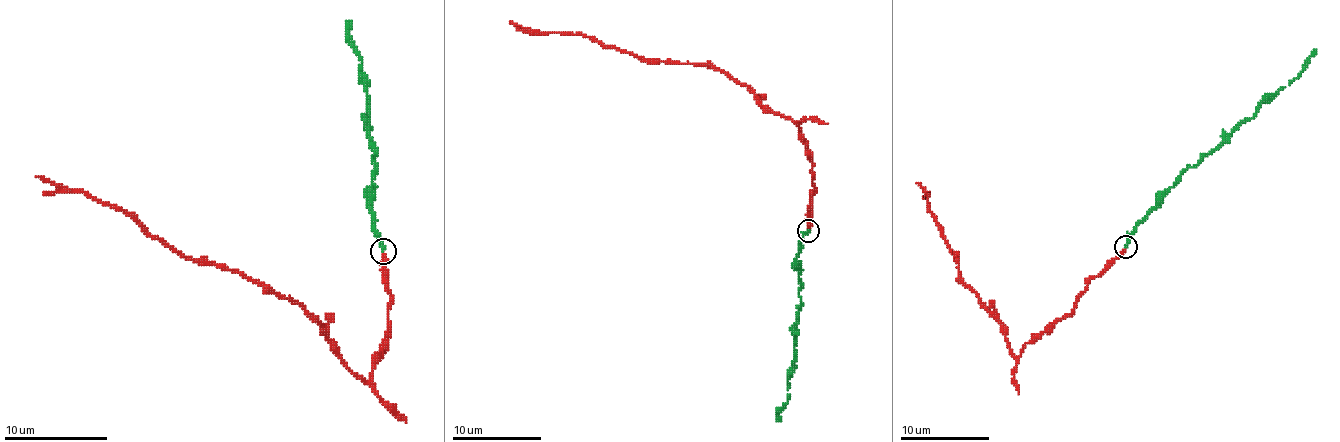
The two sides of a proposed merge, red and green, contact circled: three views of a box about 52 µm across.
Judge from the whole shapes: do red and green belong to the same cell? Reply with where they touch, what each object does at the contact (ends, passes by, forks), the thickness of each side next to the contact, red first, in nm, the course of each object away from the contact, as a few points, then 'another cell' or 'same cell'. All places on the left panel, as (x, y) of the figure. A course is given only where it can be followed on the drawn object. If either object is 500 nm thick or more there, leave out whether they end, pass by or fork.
at (383, 251); red ends there; green ends there; 240 nm thick on the red side, 240 nm on the other; red runs (382, 251), (387, 344), (367, 381), (279, 293), (237, 272), (198, 264), (121, 210), (35, 176); green runs (382, 251), (369, 205), (375, 148), (367, 86), (359, 73), (362, 57), (349, 39), (346, 21); same cell

